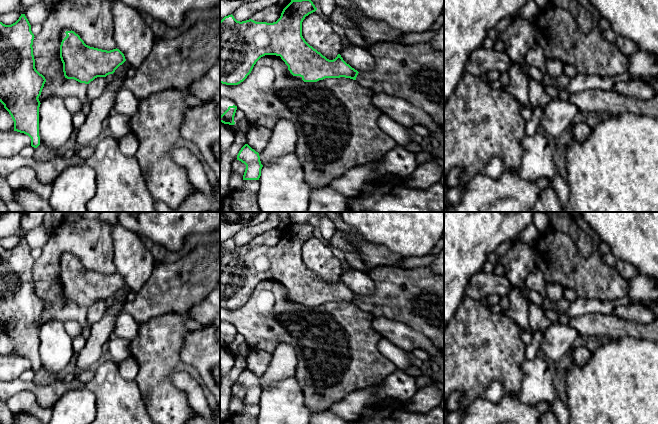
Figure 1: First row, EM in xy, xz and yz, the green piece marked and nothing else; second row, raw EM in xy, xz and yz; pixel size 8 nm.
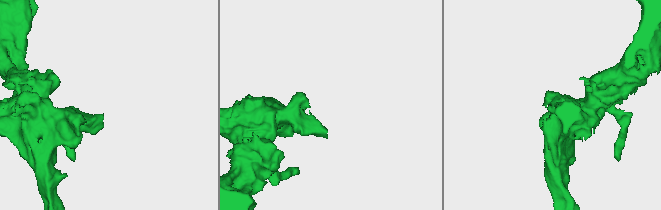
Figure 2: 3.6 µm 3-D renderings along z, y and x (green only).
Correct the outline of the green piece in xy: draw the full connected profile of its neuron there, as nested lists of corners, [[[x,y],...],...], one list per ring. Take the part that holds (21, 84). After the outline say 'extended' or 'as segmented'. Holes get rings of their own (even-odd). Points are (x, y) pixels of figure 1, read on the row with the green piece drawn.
[[[25,14],[11,24],[0,22],[0,102],[14,121],[14,131],[31,138],[31,146],[40,145],[39,136],[39,96],[46,82],[45,77],[35,68],[33,55],[34,34]]]; as segmented

